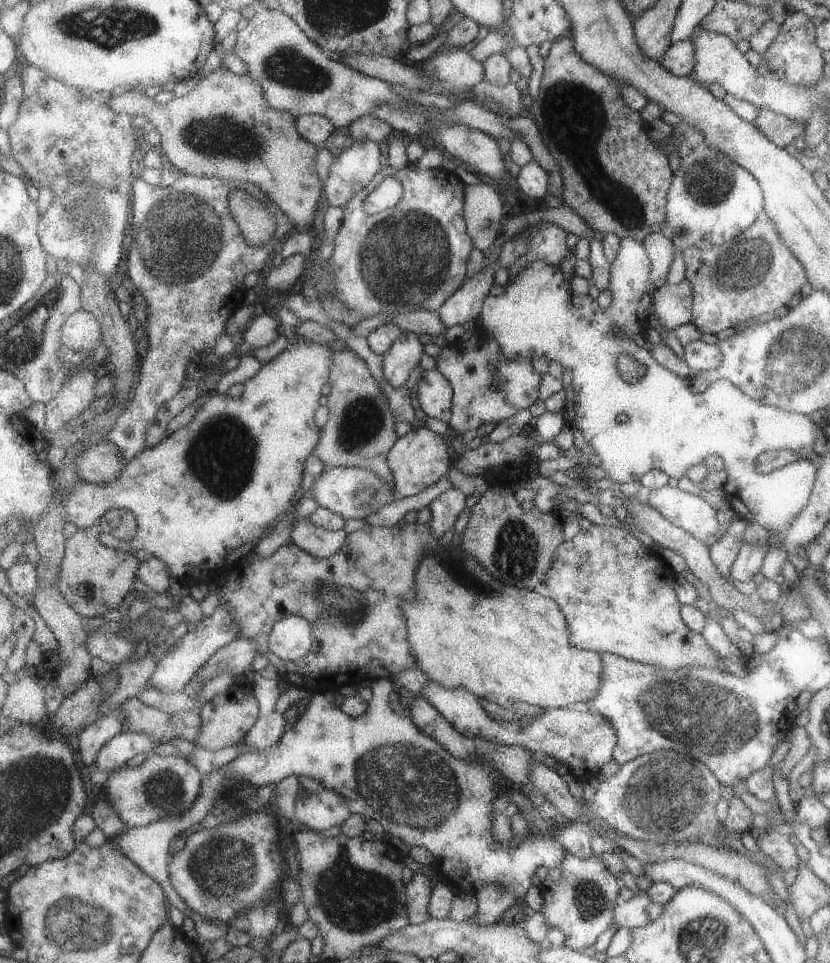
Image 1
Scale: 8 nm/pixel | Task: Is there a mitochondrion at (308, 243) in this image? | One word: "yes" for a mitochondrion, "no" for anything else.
no

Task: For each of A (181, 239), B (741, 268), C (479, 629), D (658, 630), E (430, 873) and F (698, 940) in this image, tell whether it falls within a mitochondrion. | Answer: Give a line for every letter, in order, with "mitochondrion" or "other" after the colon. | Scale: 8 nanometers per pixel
A: mitochondrion
B: mitochondrion
C: other
D: mitochondrion
E: other
F: mitochondrion

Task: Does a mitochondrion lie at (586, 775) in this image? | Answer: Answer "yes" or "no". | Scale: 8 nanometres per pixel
no

